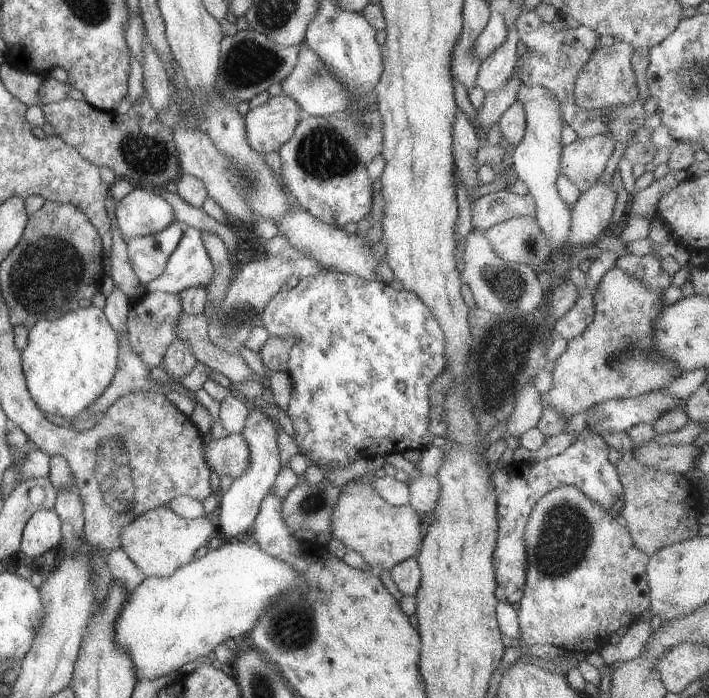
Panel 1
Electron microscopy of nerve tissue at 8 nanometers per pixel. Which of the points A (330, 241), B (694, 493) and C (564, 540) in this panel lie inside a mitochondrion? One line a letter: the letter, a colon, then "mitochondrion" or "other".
A: other
B: other
C: mitochondrion

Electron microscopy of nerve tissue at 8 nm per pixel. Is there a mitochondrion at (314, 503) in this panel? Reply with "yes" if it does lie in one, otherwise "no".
yes

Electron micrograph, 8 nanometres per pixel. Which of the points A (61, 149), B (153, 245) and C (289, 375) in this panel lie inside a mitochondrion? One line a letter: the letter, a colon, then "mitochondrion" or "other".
A: other
B: mitochondrion
C: other

